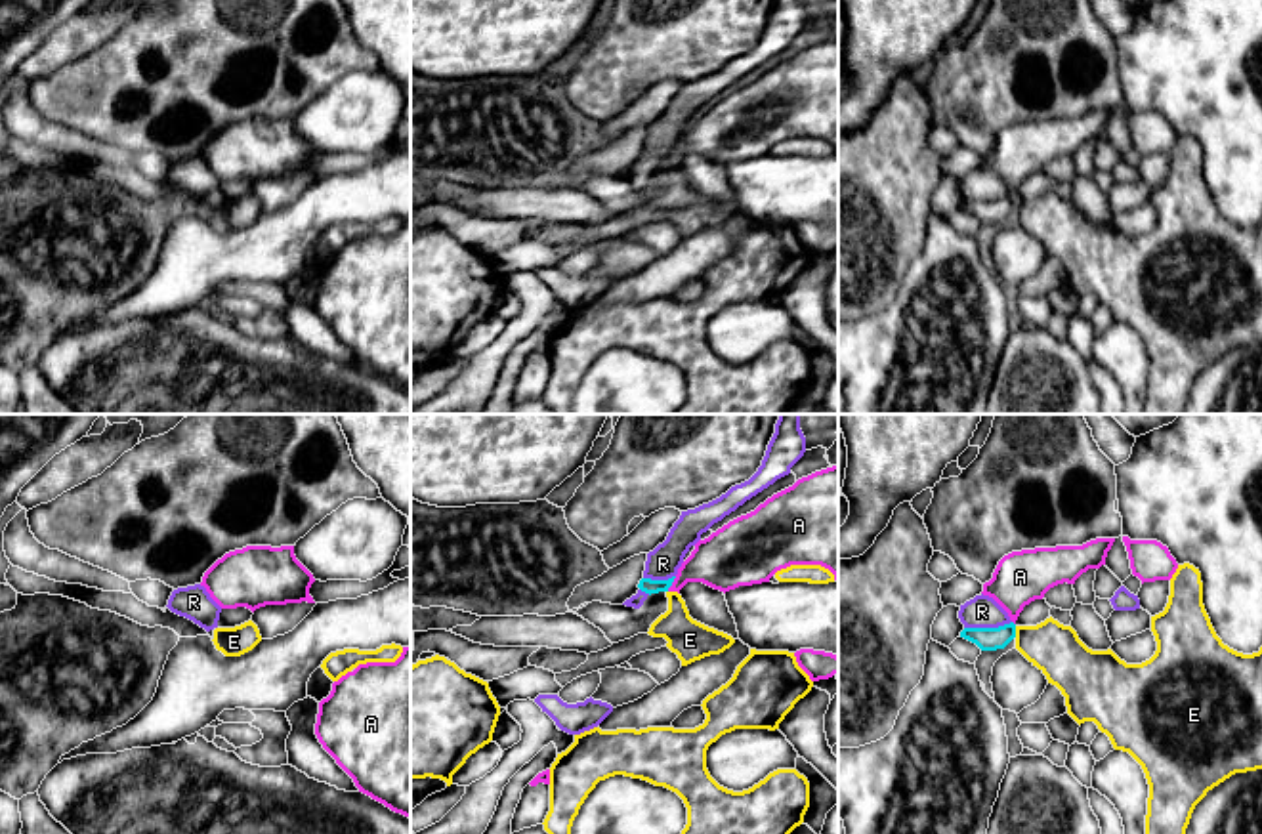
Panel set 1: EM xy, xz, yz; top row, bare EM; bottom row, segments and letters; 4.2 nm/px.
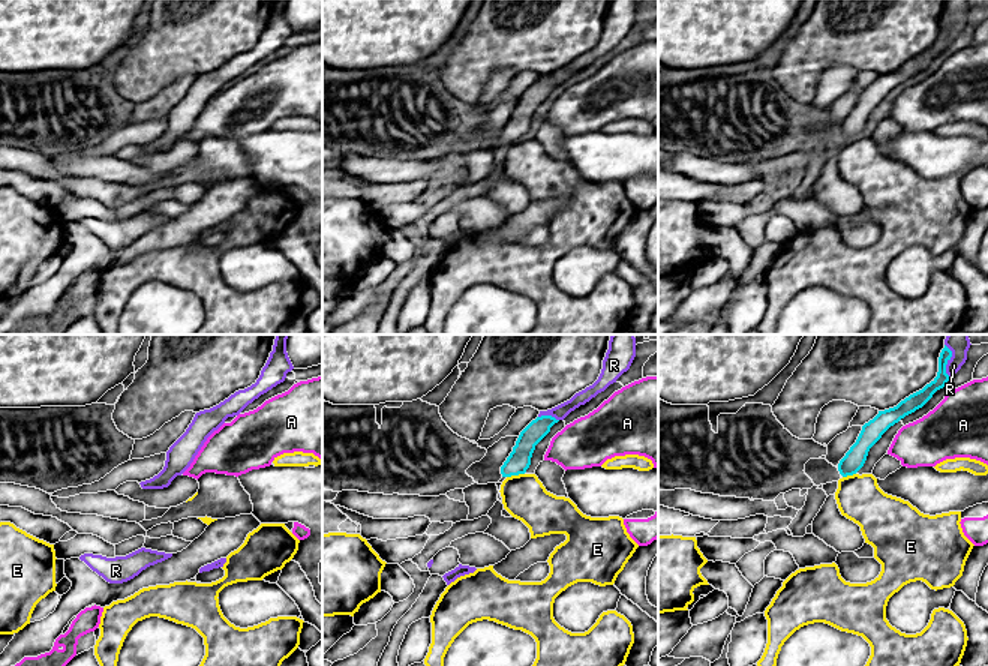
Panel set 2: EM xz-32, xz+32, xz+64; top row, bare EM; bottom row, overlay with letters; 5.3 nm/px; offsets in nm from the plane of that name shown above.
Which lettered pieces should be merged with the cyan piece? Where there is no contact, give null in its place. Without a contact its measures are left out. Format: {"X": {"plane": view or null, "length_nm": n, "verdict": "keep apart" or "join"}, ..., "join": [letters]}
{"A": {"plane": "xz", "length_nm": 80, "verdict": "keep apart"}, "E": {"plane": "yz", "length_nm": 50, "verdict": "keep apart"}, "R": {"plane": "yz", "length_nm": 200, "verdict": "keep apart"}, "join": []}

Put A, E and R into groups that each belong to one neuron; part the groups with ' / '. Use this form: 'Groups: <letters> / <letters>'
Groups: A / E / R

